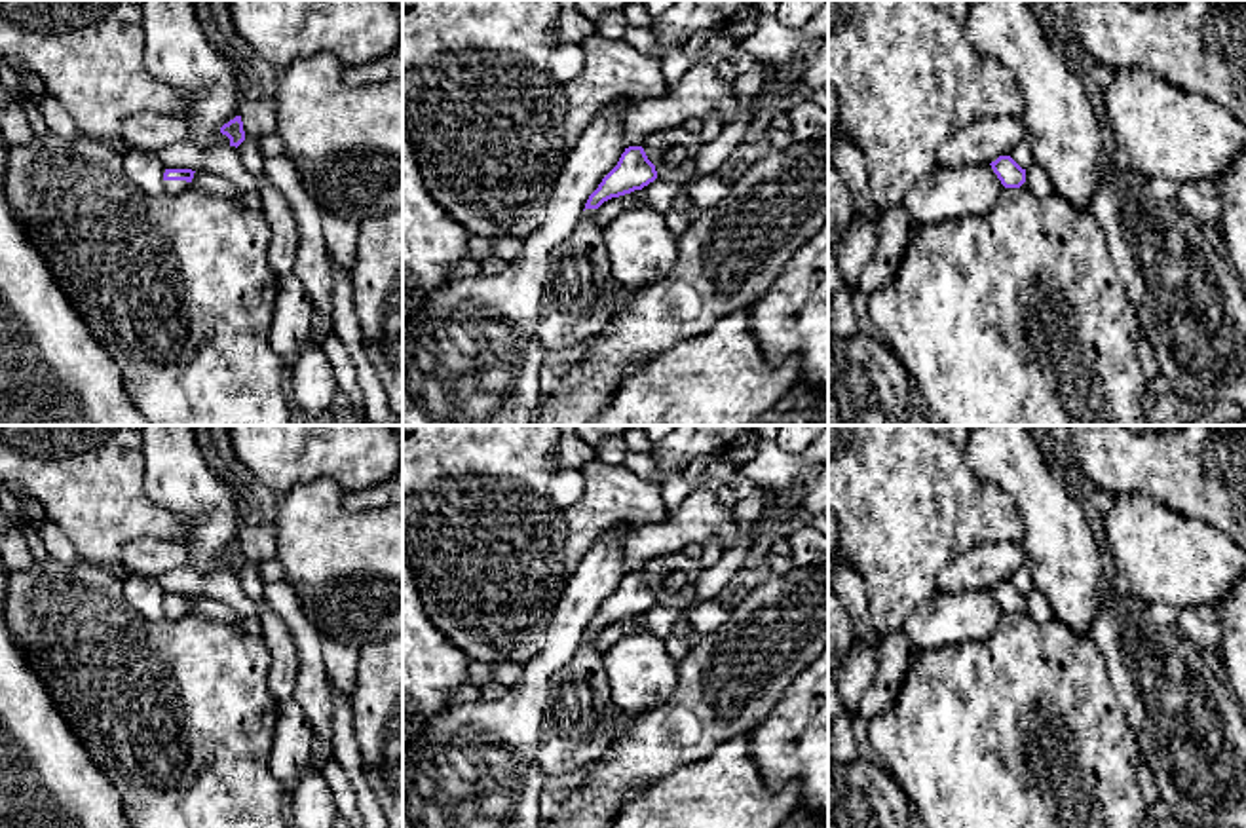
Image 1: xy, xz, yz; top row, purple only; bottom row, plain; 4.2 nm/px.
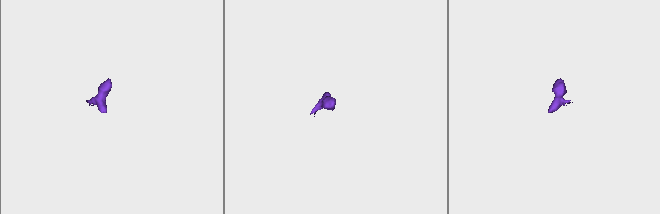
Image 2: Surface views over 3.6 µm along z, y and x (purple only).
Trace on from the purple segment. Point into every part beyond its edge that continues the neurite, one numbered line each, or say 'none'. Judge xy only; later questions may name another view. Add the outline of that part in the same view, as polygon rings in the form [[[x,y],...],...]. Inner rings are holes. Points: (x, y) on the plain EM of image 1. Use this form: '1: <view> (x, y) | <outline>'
1: xy (171, 612) | [[[165,606],[163,608],[163,615],[167,621],[179,621],[186,613],[190,613],[190,608],[186,608],[186,606]]]

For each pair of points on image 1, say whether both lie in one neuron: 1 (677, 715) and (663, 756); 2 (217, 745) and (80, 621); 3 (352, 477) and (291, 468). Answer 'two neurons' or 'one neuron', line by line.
1: one neuron
2: one neuron
3: one neuron

